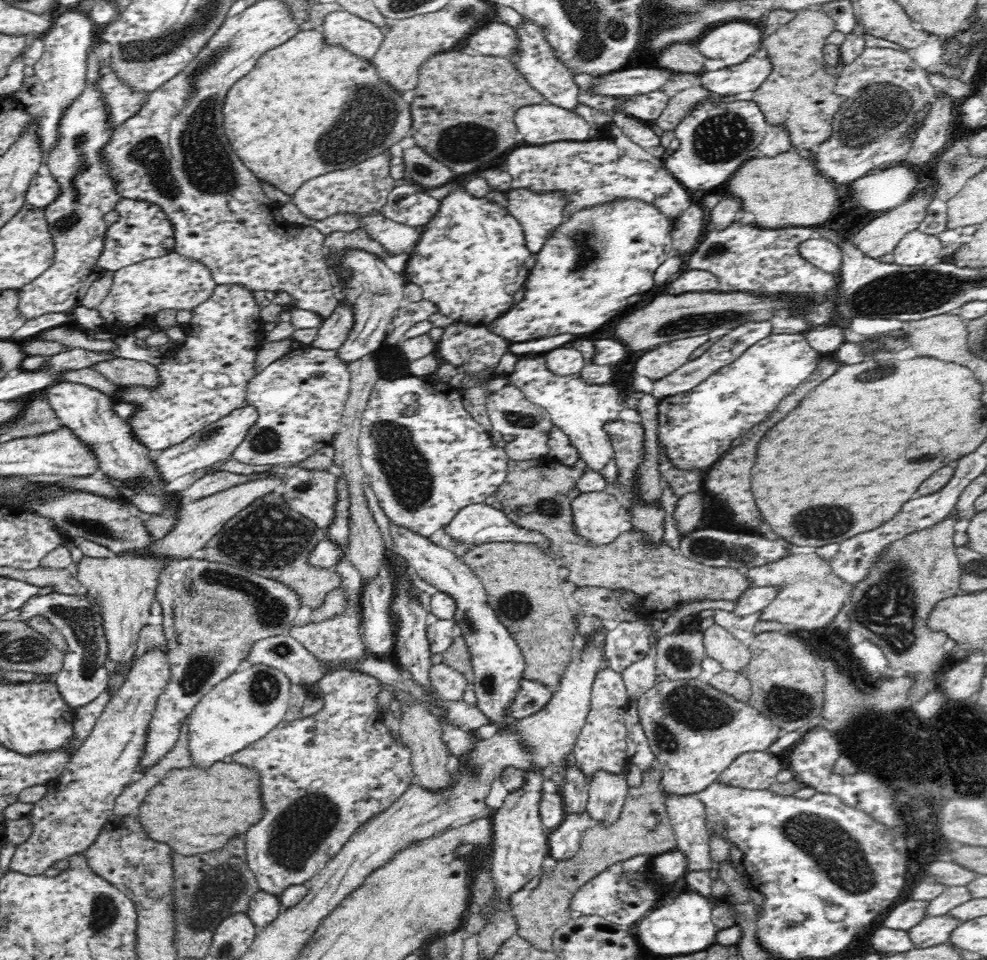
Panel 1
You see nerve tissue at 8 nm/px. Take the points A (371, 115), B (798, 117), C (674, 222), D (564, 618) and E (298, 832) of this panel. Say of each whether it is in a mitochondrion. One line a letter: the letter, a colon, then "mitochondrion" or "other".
A: mitochondrion
B: other
C: other
D: other
E: mitochondrion

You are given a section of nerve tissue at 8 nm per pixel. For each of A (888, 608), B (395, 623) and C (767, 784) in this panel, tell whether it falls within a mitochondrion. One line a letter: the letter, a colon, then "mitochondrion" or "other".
A: mitochondrion
B: other
C: other

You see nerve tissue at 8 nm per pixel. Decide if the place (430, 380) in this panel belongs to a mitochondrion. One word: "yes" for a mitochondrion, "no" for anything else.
no

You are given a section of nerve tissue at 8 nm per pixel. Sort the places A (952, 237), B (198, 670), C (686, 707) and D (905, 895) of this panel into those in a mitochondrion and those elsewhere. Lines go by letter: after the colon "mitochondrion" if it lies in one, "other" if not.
A: other
B: mitochondrion
C: mitochondrion
D: other

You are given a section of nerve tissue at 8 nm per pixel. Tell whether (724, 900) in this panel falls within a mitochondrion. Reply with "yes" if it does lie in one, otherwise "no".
no

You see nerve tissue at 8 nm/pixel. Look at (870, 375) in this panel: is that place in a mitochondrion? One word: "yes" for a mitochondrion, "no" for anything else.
yes

